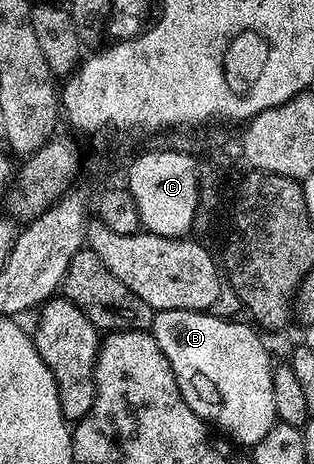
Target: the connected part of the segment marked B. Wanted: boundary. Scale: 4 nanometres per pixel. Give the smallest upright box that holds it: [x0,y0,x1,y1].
[149,310,277,448]

